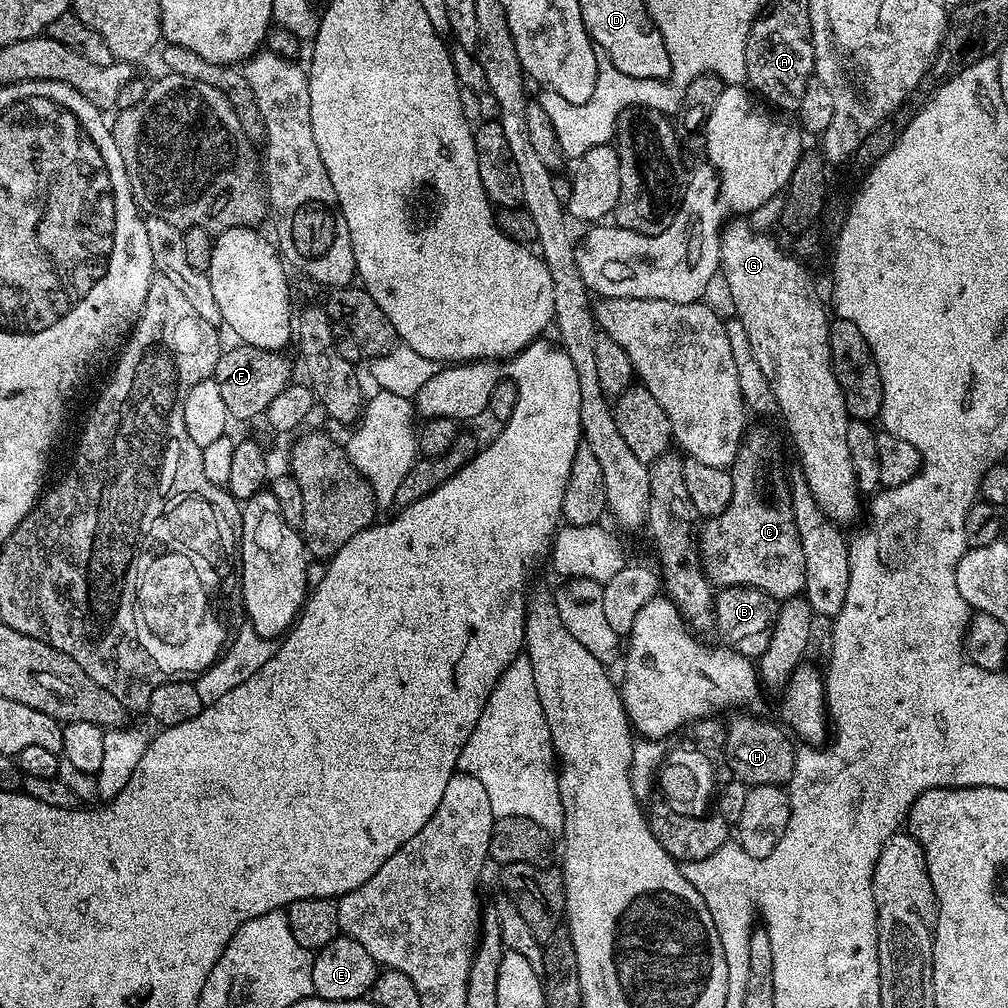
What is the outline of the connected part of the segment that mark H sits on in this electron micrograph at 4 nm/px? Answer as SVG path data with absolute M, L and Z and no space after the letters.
M736 712L724 728L726 754L732 774L749 786L787 785L793 776L796 762L796 746L774 724L762 722L746 712Z

